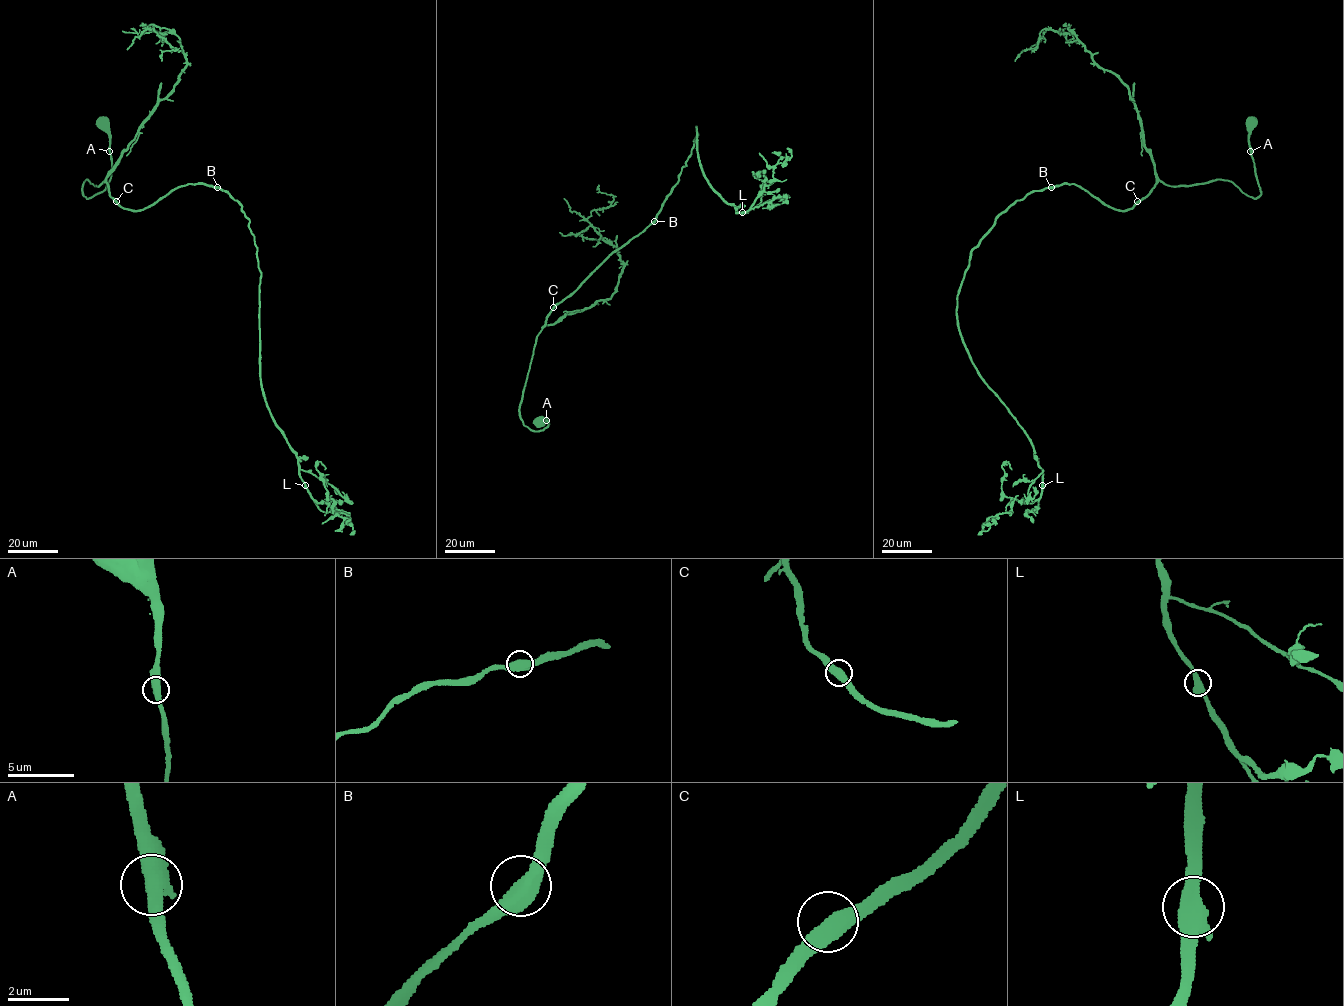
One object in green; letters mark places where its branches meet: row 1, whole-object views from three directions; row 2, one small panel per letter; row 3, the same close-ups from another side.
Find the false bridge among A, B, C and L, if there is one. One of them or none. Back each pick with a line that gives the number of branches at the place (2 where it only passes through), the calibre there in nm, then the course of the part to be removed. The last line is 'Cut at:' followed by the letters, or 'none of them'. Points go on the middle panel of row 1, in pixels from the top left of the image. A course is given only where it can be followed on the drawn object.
Cut at: none of them

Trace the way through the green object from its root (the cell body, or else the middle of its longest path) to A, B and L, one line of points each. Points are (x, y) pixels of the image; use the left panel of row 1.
A: (104, 122), (107, 123), (109, 151)
B: (104, 122), (111, 176), (86, 198), (86, 179), (105, 179), (109, 195), (135, 210), (188, 184), (217, 187)
L: (104, 122), (111, 176), (86, 198), (105, 179), (140, 210), (205, 183), (242, 206), (261, 387), (305, 485)

